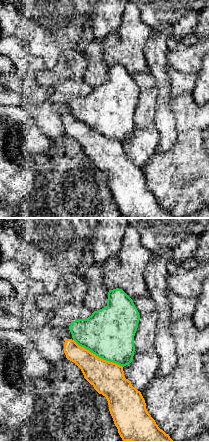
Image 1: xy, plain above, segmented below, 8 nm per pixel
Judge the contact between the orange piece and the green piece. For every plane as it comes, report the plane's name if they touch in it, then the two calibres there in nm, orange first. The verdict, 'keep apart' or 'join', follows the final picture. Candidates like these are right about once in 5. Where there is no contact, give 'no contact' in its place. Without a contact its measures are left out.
contact in xy; calibres 260 and 400 nm

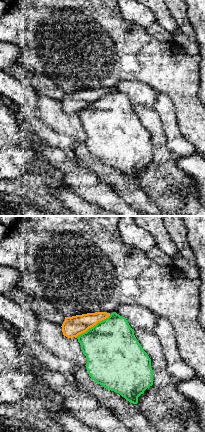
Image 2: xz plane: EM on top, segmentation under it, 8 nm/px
contact in xz; calibres 160 and 440 nm

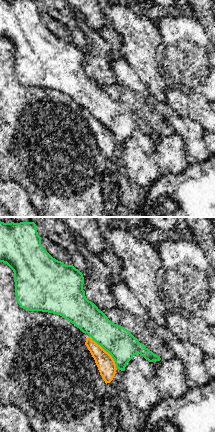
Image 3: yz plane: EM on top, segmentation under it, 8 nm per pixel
contact in yz; calibres 150 and 240 nm

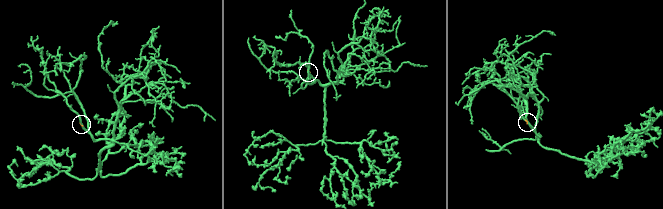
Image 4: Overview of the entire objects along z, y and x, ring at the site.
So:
keep apart

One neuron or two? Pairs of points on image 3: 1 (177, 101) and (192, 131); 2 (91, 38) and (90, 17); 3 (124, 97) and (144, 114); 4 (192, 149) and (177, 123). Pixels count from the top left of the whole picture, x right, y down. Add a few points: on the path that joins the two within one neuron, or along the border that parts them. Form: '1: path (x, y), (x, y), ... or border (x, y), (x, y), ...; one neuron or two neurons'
1: border (178, 114), (195, 120), (204, 130); two neurons
2: border (80, 17), (96, 31); two neurons
3: border (132, 92), (131, 104), (137, 113); two neurons
4: path (192, 143), (192, 138), (183, 129); one neuron

